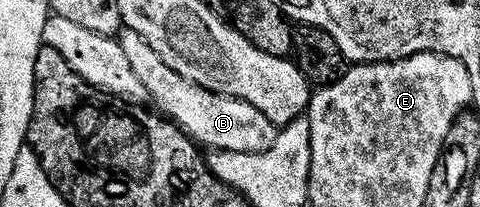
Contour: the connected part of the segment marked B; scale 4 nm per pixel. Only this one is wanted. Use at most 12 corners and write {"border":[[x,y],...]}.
{"border":[[135,30],[117,40],[148,98],[200,146],[260,153],[277,126],[194,85]]}

